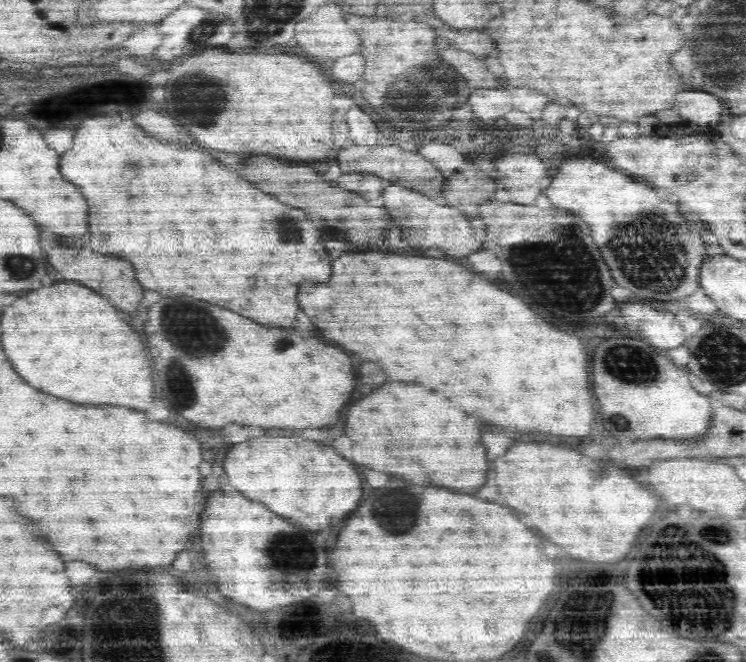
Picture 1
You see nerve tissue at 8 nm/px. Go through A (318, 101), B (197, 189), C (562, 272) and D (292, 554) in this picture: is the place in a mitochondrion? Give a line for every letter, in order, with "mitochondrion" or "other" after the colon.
A: other
B: other
C: mitochondrion
D: mitochondrion

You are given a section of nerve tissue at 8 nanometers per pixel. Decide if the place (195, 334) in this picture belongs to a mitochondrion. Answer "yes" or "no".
yes

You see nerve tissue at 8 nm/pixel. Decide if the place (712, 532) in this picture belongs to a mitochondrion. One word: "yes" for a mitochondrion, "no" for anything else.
no

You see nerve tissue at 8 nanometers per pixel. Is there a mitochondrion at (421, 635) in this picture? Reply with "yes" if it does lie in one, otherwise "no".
no

